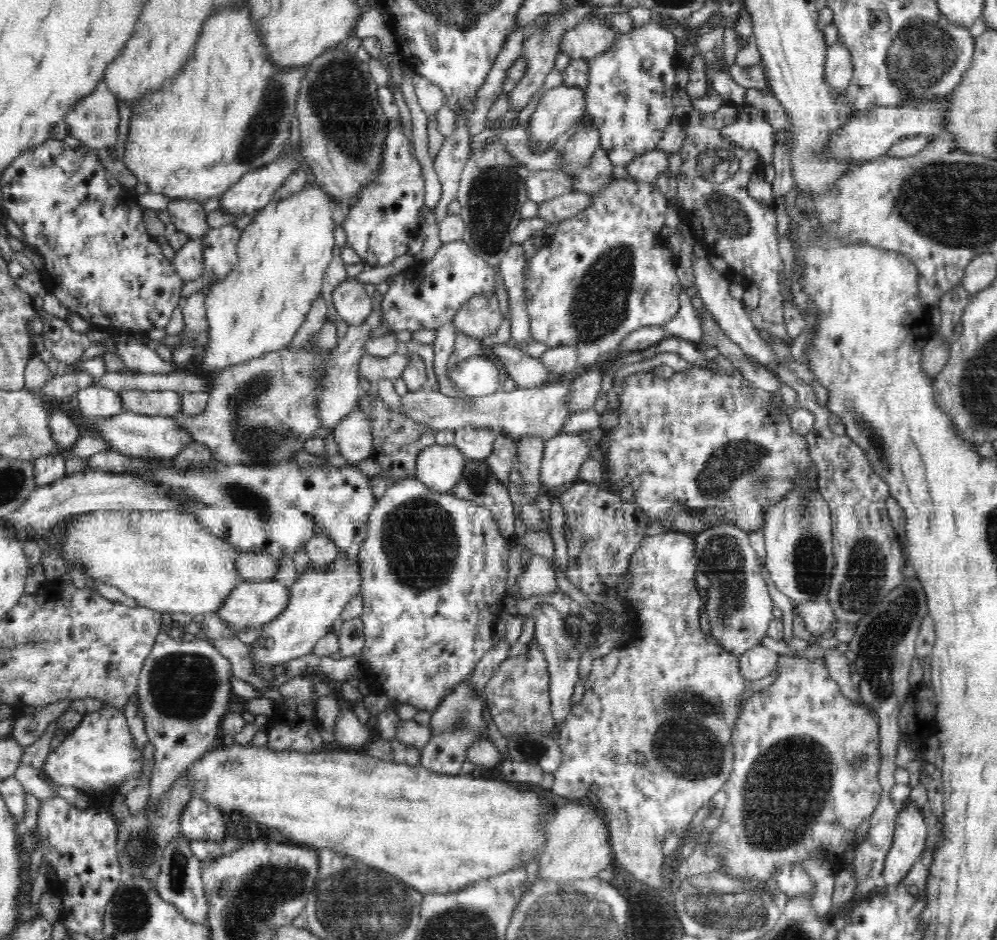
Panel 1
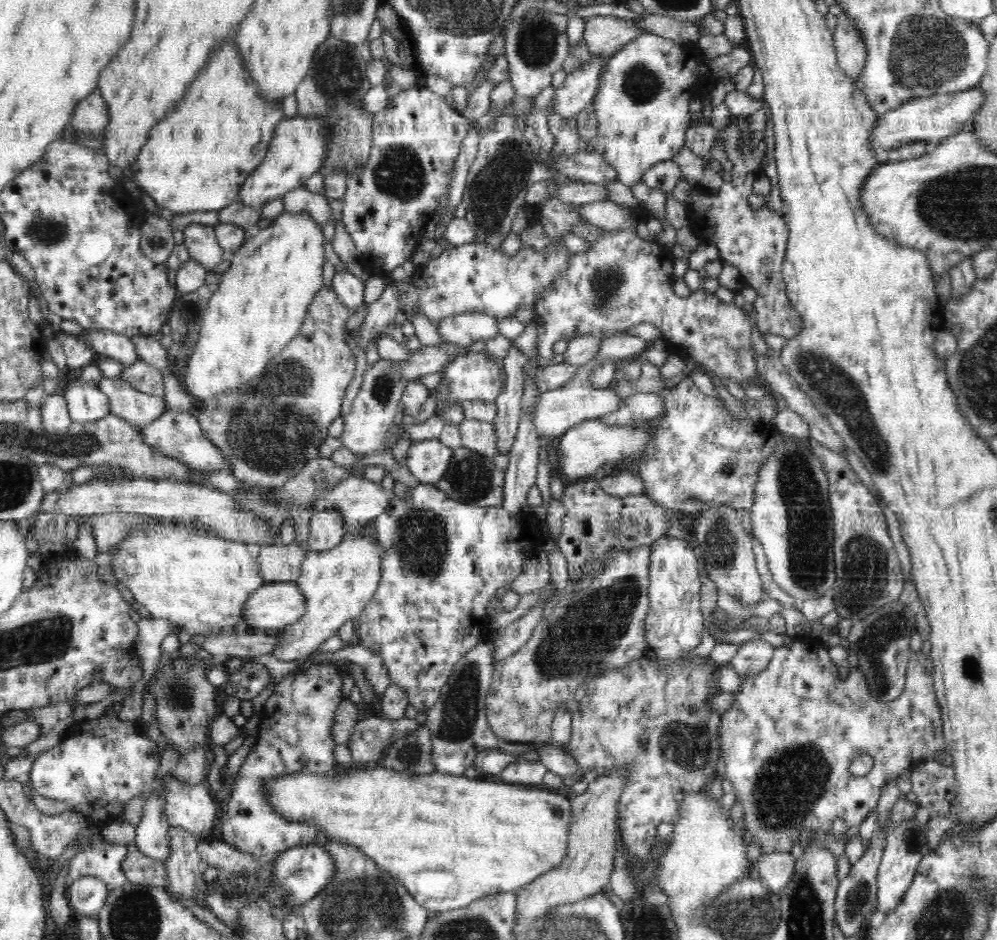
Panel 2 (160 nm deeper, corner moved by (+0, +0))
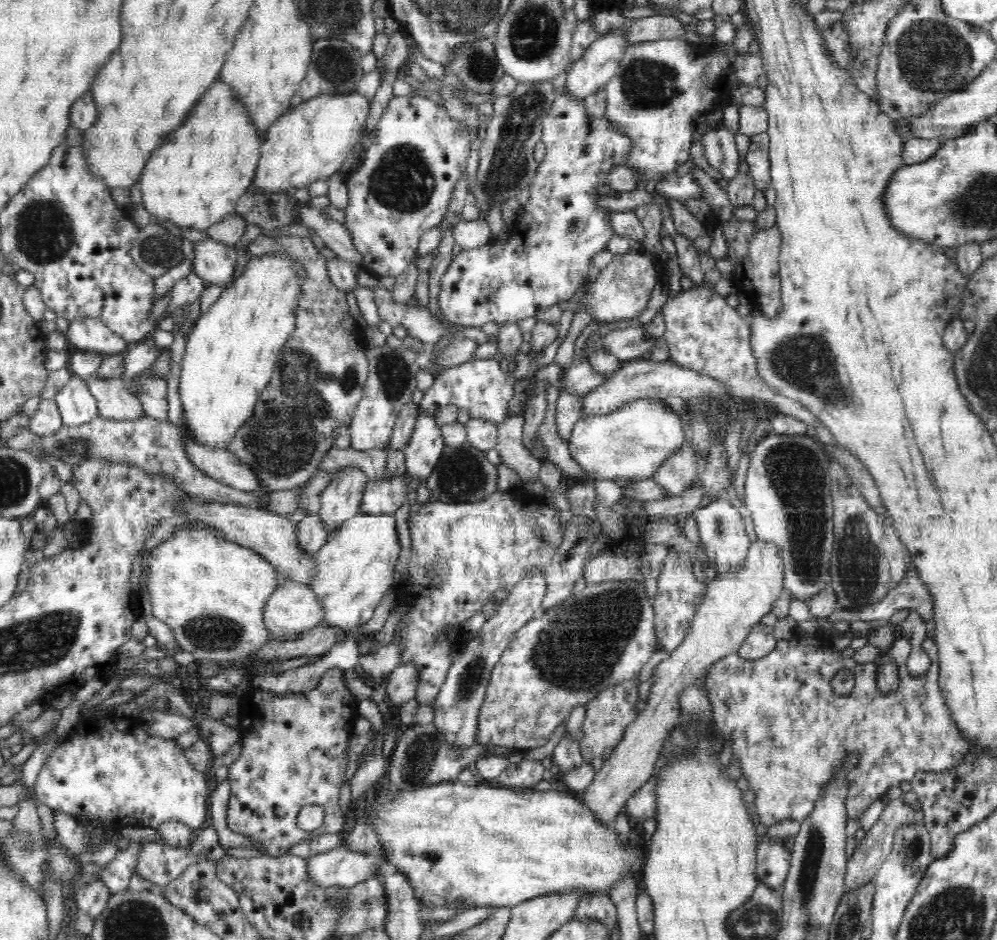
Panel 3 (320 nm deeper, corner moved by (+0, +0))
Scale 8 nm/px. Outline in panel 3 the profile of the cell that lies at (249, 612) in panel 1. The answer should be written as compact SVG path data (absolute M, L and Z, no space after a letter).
M280 582L265 607L264 625L268 627L271 640L294 640L306 630L320 627L325 613L317 595L310 586L298 582Z

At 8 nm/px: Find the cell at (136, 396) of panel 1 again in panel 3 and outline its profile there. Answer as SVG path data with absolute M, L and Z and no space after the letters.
M92 376L86 378L89 391L96 399L98 414L114 420L136 420L145 416L143 404L129 391L128 379Z

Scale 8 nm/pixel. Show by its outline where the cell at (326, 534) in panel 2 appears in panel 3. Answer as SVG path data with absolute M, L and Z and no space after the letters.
M348 467L334 474L319 494L320 519L324 521L327 534L338 530L343 522L360 513L362 494L368 478L360 469Z

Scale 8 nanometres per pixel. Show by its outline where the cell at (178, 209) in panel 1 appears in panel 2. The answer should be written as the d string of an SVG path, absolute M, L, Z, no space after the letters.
M189 224L184 230L183 244L188 249L195 262L199 262L208 273L212 273L216 266L227 262L222 247L218 245L214 227L211 225Z

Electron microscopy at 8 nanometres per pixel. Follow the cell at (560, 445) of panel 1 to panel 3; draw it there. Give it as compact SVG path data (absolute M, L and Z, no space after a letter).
M636 399L625 402L608 414L582 416L573 426L567 443L570 457L582 466L591 480L626 483L630 480L652 479L658 466L662 466L662 462L666 462L666 458L670 458L672 454L676 454L687 441L690 441L690 432L685 416L668 409L668 405L659 399Z

